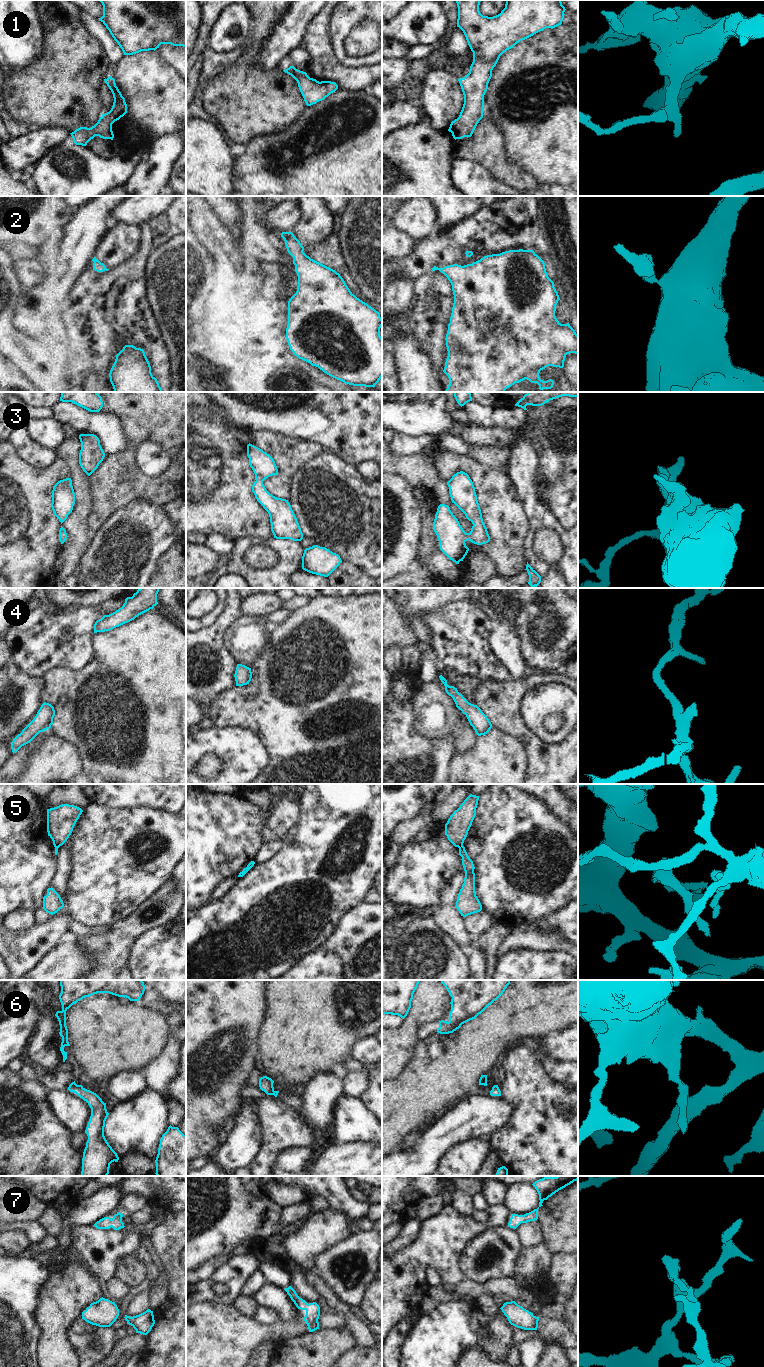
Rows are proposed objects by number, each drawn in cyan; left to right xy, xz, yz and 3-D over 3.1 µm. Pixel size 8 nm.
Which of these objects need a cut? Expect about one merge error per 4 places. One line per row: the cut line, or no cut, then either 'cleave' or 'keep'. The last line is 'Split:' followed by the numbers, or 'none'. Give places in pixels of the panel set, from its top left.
1: no cut; keep
2: no cut; keep
3: no cut; keep
4: no cut; keep
5: cut in yz along (462, 844), (459, 848); cleave
6: no cut; keep
7: no cut; keep
Split: 5

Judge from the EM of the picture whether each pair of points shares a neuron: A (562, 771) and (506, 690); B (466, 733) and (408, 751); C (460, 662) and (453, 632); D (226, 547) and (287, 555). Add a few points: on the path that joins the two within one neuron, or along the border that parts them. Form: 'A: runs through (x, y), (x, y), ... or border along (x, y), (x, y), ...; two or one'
A: runs through (540, 755), (506, 712); one
B: border along (431, 738), (452, 736), (458, 754); two
C: runs through (453, 655), (453, 652), (461, 644), (460, 640); one
D: border along (233, 540), (233, 552), (228, 560); two

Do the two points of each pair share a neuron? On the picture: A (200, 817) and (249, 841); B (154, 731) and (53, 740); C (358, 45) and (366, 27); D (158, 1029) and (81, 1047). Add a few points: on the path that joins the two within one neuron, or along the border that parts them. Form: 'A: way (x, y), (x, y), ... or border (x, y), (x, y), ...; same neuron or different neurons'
A: way (212, 829), (215, 832), (237, 833); same neuron
B: border (52, 731), (70, 741), (81, 755); different neurons
C: way (362, 41), (366, 37), (366, 31); same neuron
D: way (139, 1047), (100, 1047); same neuron

